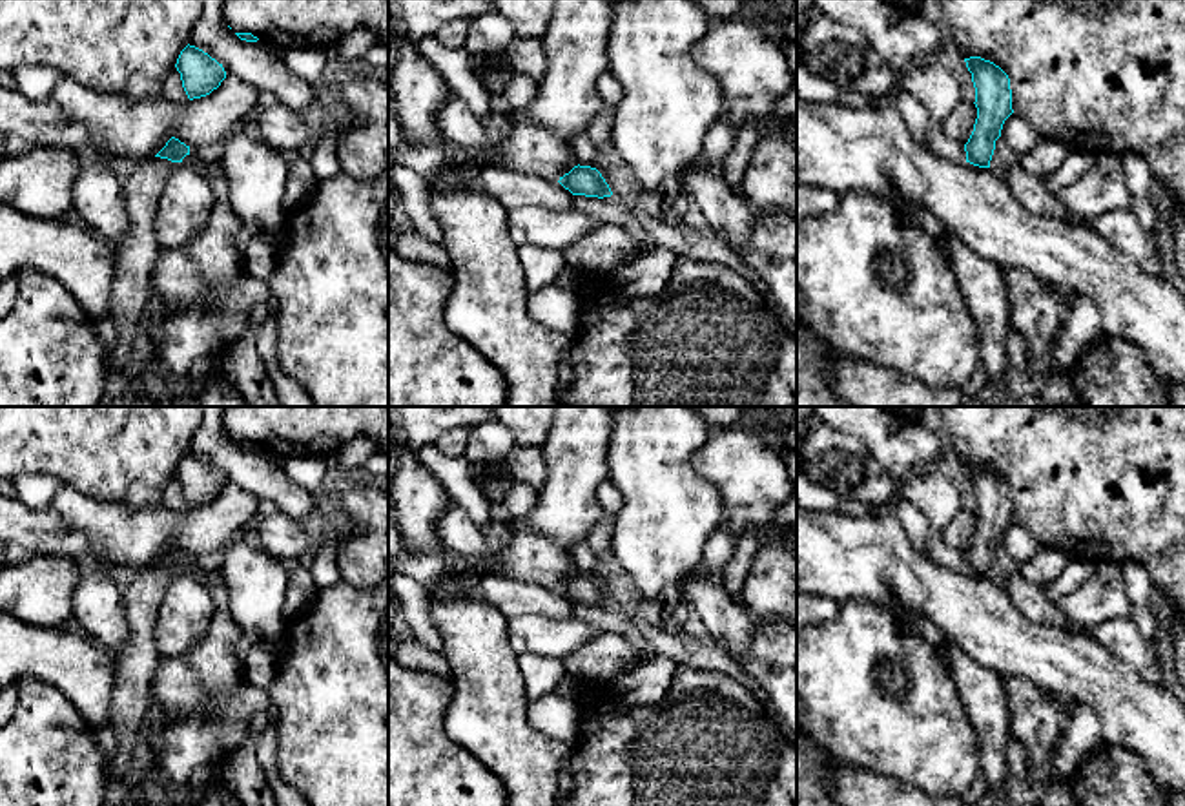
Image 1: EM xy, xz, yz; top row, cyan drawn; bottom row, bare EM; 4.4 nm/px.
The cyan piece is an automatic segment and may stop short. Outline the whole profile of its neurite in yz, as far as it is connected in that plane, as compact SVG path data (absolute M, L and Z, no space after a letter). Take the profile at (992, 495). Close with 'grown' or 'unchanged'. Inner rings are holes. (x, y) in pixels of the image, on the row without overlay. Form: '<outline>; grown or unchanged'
M981 465L964 467L975 496L977 527L964 553L966 571L990 576L995 549L1001 545L1005 529L1014 522L1008 483Z; unchanged

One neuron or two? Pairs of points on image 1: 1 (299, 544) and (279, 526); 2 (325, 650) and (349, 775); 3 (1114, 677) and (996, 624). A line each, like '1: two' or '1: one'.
1: one
2: one
3: one

